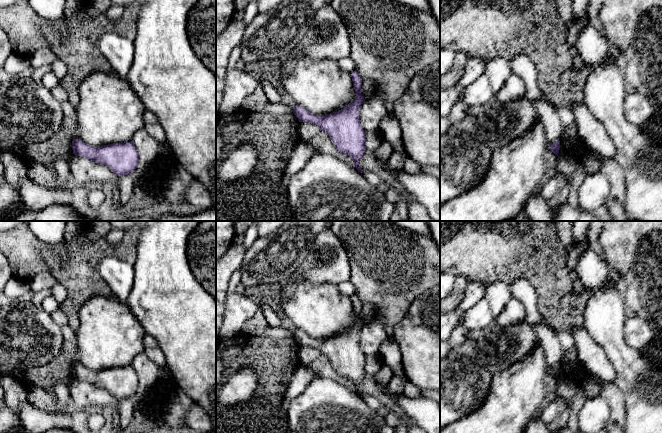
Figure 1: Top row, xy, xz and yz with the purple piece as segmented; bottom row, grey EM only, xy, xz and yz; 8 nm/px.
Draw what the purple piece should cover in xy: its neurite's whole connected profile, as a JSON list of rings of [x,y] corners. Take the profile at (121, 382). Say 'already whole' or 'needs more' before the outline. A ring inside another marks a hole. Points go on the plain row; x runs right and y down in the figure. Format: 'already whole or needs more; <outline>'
already whole; [[[73,363],[72,374],[74,379],[104,388],[117,400],[127,399],[138,390],[139,378],[131,365],[93,371],[81,363]]]

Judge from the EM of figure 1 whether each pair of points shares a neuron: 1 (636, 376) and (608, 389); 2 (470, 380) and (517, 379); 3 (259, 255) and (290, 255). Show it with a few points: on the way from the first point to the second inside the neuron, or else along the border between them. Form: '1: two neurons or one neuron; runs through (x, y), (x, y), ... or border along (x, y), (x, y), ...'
1: two neurons; border along (612, 383), (621, 392), (625, 406)
2: two neurons; border along (493, 374), (488, 394), (482, 402)
3: one neuron; runs through (267, 255), (282, 255)

